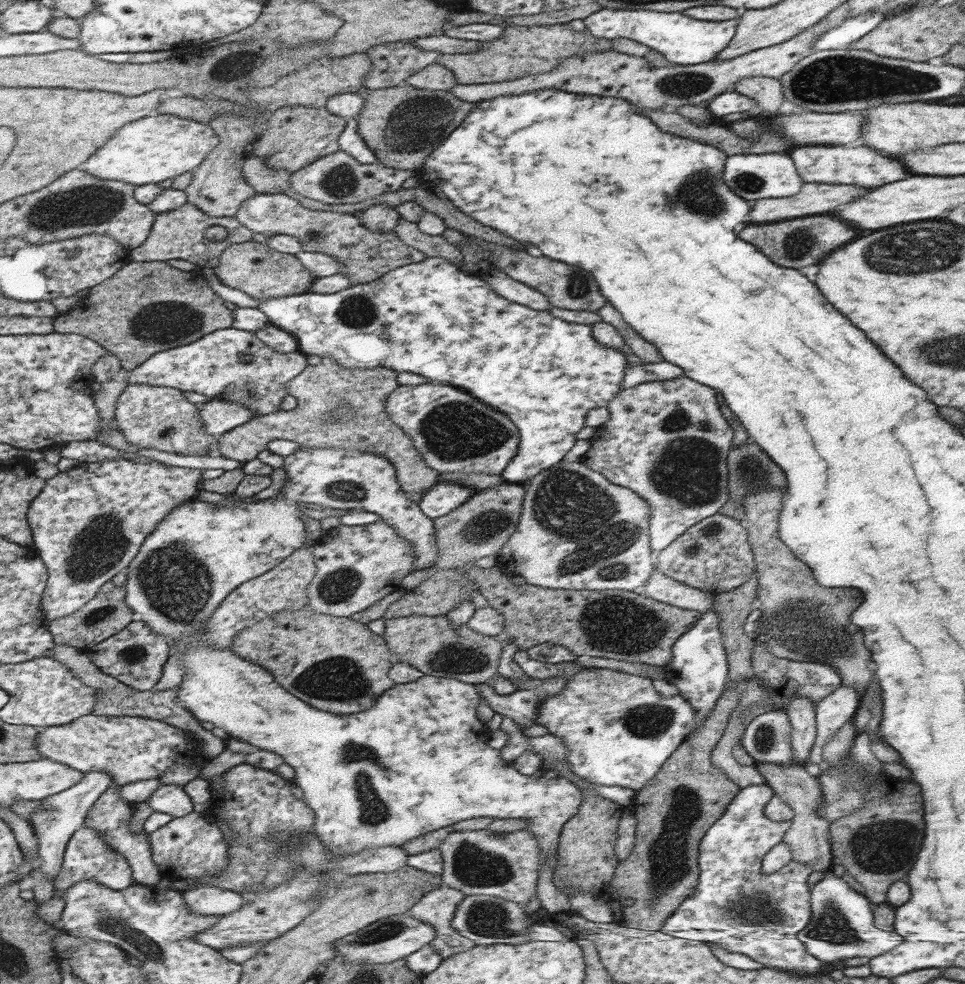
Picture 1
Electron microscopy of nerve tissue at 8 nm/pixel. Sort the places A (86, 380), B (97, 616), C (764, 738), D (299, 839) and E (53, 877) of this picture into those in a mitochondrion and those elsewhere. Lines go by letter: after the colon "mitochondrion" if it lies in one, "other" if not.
A: other
B: mitochondrion
C: mitochondrion
D: other
E: other

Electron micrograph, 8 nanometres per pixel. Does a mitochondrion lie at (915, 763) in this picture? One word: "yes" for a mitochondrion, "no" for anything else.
no

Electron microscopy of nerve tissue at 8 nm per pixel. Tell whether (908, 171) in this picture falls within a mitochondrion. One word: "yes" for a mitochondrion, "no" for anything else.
no

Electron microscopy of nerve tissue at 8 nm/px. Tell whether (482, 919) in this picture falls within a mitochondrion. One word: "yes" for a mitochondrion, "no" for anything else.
yes

